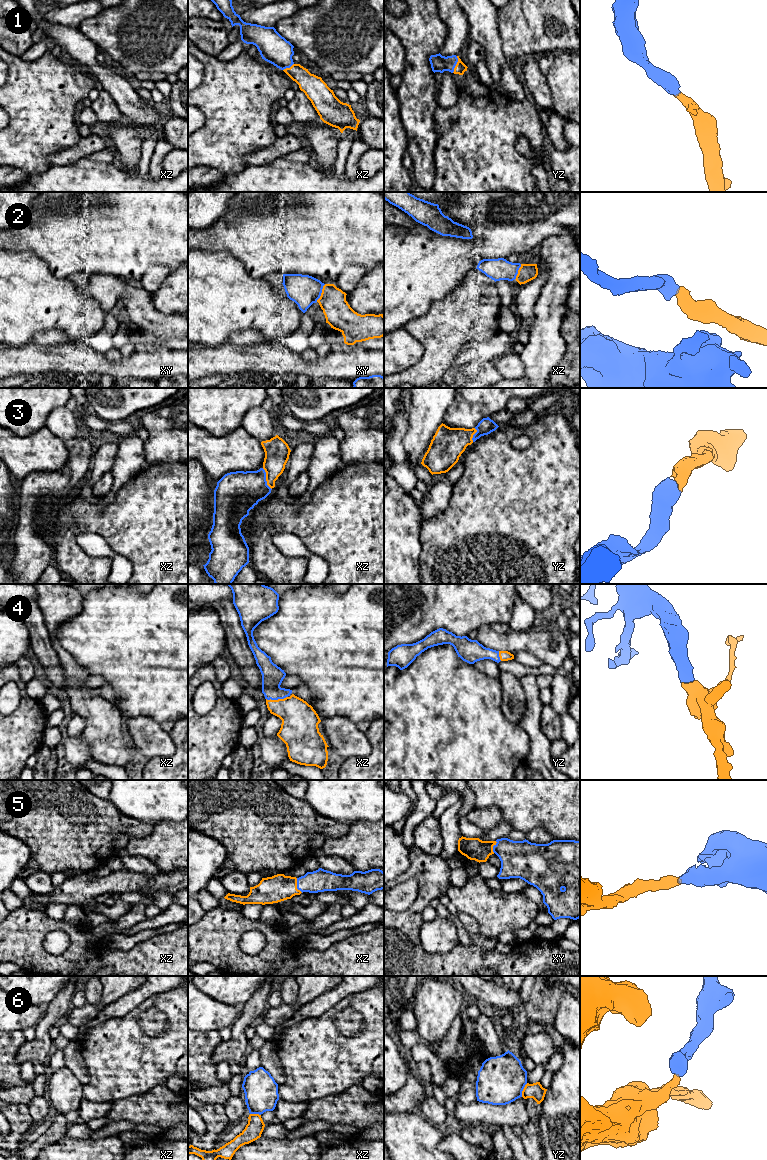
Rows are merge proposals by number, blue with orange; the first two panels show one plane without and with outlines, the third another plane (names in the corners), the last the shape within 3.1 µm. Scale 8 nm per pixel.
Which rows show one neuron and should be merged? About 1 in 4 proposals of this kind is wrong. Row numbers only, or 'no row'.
1, 2, 3, 4, 5

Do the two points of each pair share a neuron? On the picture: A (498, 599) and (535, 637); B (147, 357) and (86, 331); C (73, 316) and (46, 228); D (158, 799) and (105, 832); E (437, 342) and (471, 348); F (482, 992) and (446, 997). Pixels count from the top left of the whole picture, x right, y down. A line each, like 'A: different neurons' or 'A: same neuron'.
A: different neurons
B: different neurons
C: different neurons
D: different neurons
E: different neurons
F: different neurons

